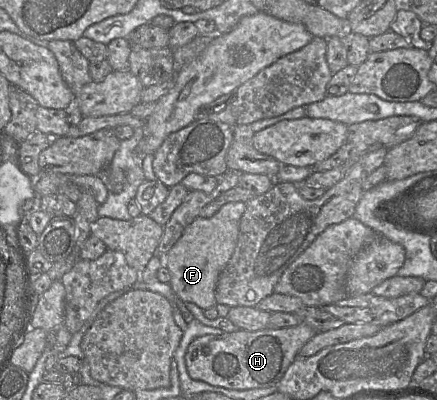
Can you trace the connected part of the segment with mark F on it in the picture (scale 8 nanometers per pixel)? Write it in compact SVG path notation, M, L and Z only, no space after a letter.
M244 202L227 203L210 218L197 217L167 253L165 267L171 275L169 284L184 303L194 303L203 310L217 305L218 278L236 248L240 219L245 209Z

